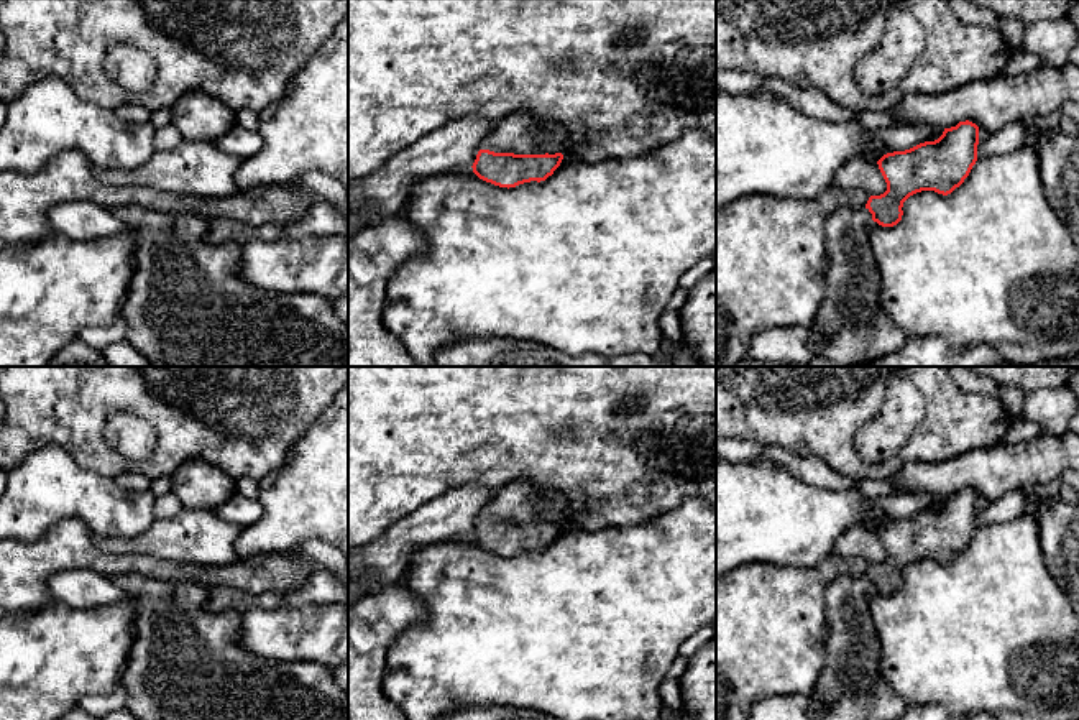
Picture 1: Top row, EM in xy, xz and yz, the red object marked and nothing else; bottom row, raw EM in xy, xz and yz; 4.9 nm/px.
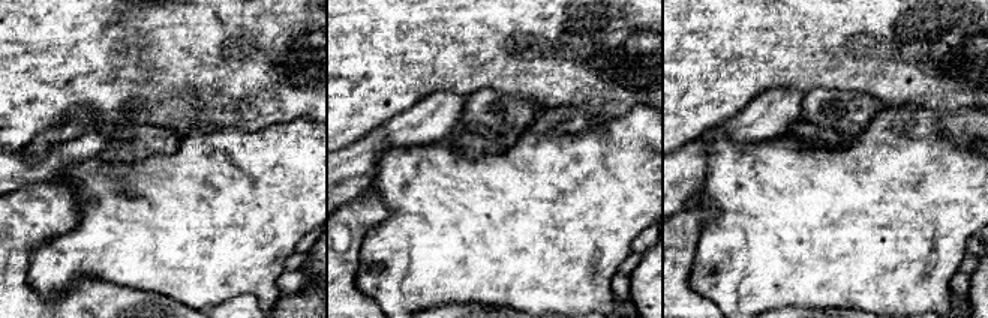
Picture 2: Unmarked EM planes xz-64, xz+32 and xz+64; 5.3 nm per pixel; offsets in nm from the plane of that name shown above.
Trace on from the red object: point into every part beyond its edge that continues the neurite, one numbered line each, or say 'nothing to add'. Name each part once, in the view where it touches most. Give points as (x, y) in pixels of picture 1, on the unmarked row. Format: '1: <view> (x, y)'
1: xz (521, 502)

